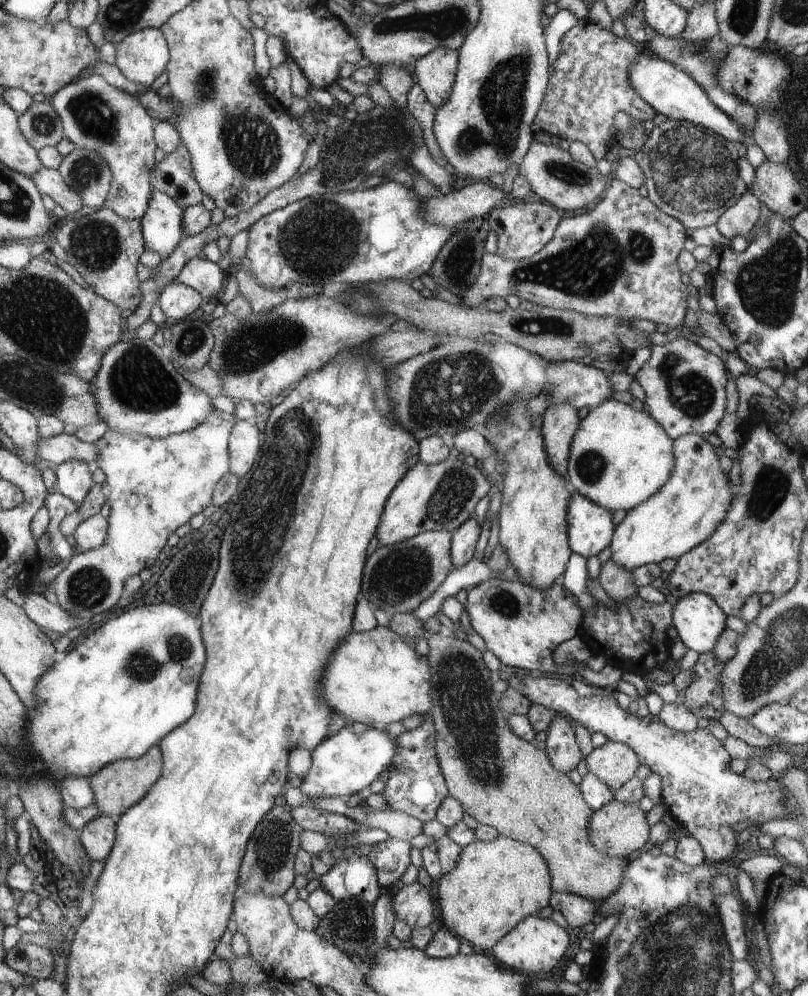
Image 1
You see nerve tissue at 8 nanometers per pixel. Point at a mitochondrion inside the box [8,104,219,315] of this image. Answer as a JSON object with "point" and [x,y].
{"point":[95,245]}

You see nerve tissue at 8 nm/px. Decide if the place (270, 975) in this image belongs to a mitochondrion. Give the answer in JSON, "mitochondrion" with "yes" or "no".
{"mitochondrion":"no"}

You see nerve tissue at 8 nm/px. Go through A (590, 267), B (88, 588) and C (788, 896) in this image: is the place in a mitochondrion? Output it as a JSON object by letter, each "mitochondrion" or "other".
{"A":"mitochondrion","B":"mitochondrion","C":"other"}

